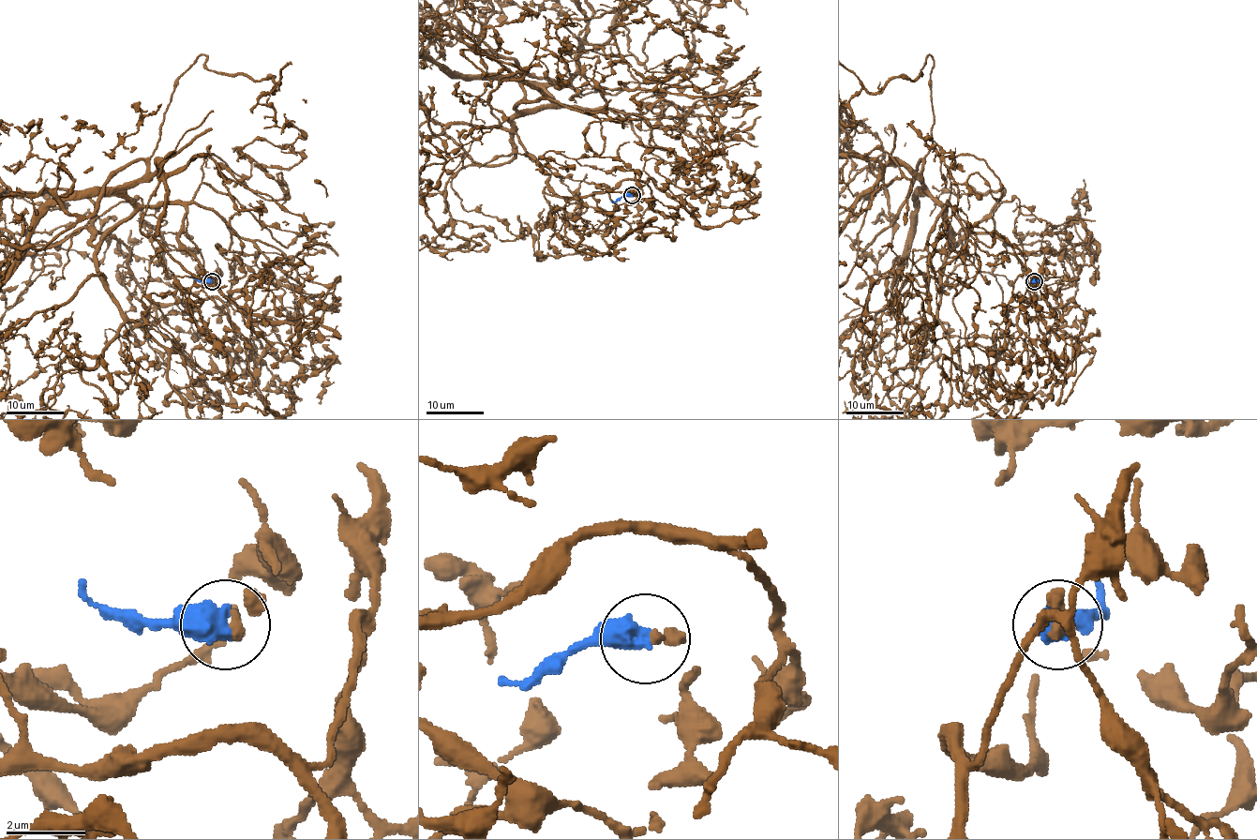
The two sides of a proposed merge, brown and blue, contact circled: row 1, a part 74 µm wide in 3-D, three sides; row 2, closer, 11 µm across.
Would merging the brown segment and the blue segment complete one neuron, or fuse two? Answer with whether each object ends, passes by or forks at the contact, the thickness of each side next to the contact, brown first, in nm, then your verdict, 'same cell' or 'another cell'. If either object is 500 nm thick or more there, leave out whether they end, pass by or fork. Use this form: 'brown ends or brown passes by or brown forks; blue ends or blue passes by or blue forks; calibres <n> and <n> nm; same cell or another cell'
calibres 220 and 600 nm; same cell

